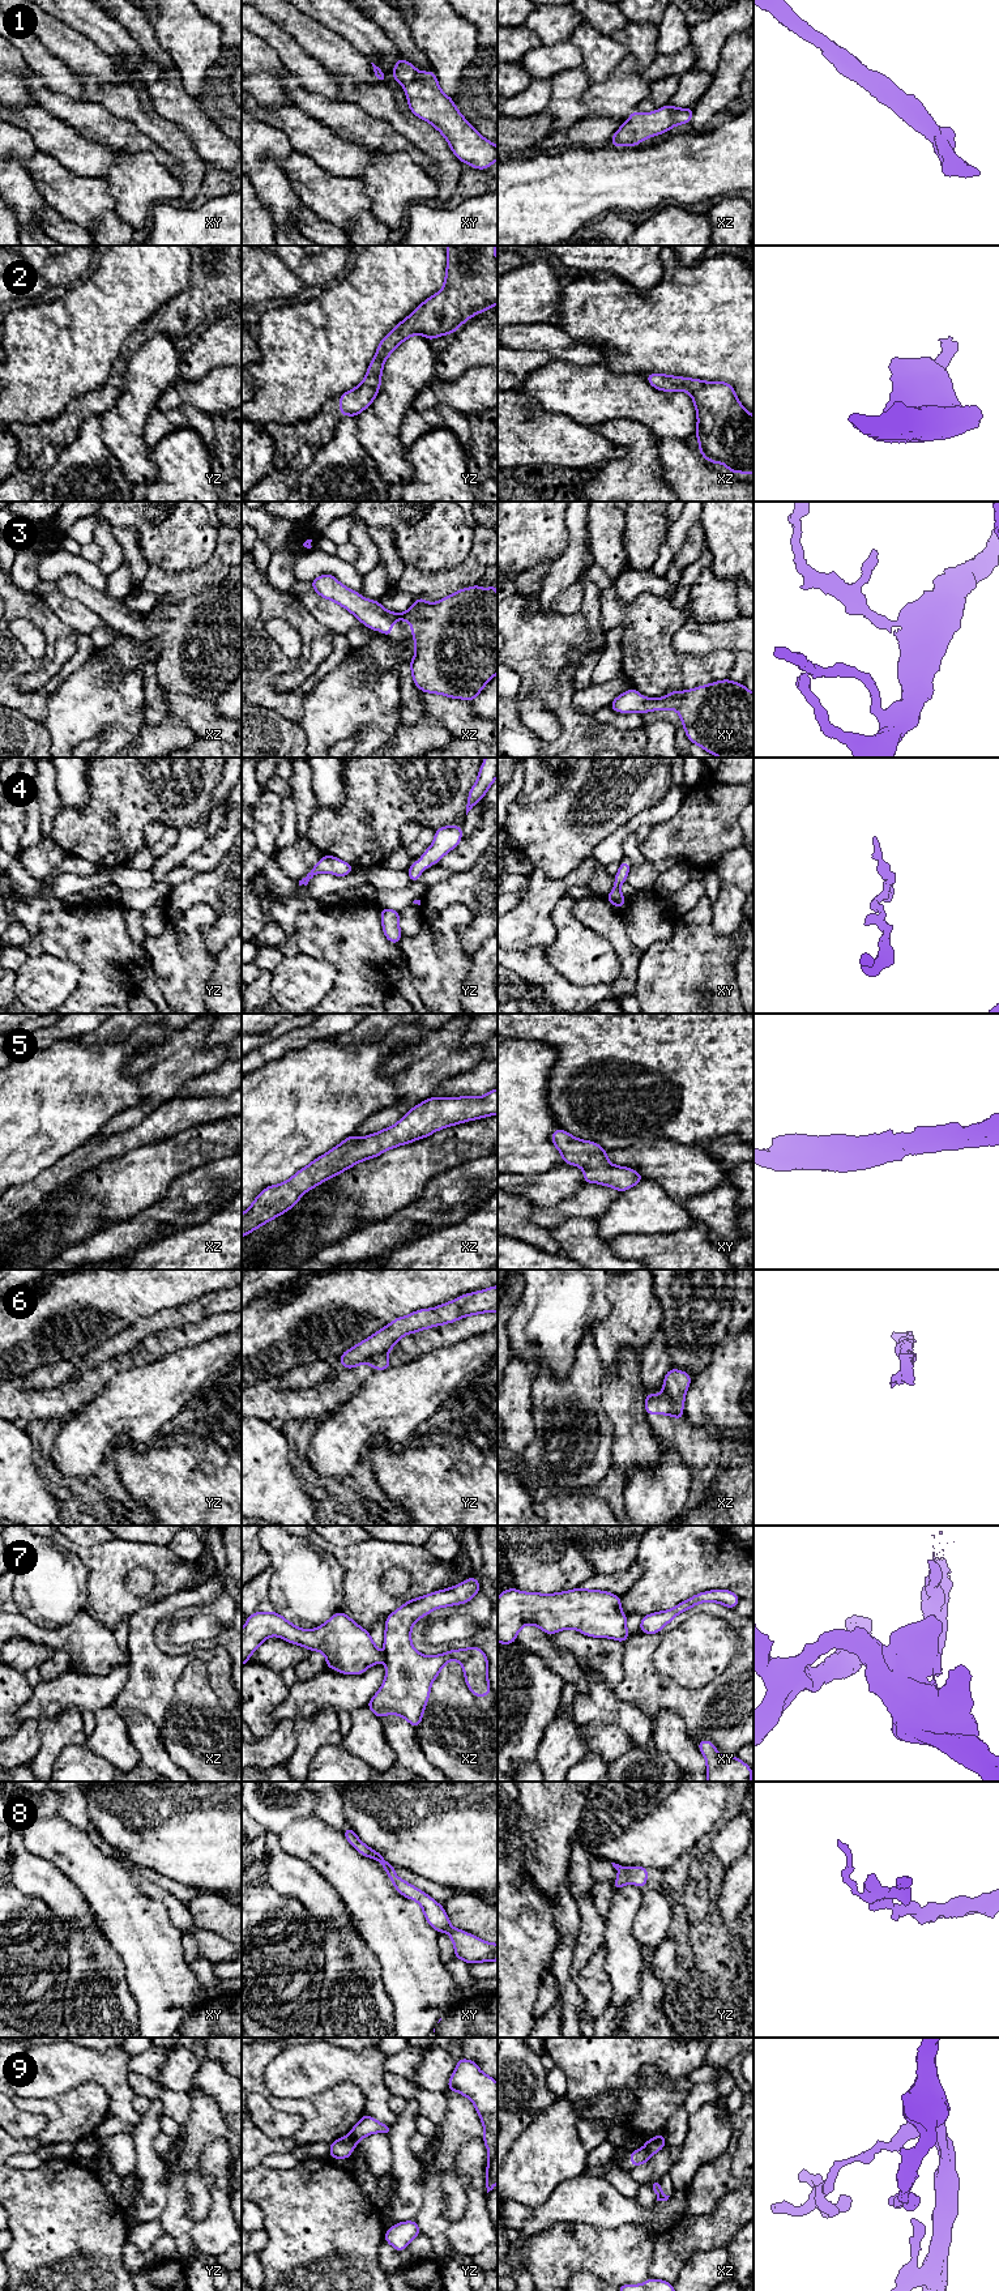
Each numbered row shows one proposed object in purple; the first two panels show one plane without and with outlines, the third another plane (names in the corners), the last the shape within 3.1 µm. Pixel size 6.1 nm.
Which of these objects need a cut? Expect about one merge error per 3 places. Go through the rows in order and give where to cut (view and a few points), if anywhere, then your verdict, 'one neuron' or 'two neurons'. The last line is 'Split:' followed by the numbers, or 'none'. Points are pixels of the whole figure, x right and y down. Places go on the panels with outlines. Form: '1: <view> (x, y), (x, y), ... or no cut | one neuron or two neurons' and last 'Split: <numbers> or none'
1: no cut | one neuron
2: no cut | one neuron
3: no cut | one neuron
4: no cut | one neuron
5: no cut | one neuron
6: xz (661, 1395), (682, 1409) | two neurons
7: no cut | one neuron
8: no cut | one neuron
9: yz (351, 2132), (358, 2141) | two neurons
Split: 6, 9

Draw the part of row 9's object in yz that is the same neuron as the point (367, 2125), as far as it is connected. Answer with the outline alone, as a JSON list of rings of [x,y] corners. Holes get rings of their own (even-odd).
[[[364,2113],[362,2119],[354,2125],[354,2128],[351,2129],[351,2133],[359,2141],[372,2133],[384,2133],[389,2136],[392,2129],[393,2129],[393,2125],[389,2126],[385,2124],[381,2124],[372,2116]]]

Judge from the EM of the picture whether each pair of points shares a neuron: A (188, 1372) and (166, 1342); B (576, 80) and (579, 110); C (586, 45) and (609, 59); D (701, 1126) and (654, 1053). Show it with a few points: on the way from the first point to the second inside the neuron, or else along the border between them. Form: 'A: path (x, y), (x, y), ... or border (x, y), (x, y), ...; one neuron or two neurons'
A: border (203, 1342), (174, 1349), (157, 1360), (145, 1362); two neurons
B: path (575, 88), (575, 102); one neuron
C: path (592, 45), (603, 54); one neuron
D: path (699, 1108), (697, 1097), (670, 1071); one neuron

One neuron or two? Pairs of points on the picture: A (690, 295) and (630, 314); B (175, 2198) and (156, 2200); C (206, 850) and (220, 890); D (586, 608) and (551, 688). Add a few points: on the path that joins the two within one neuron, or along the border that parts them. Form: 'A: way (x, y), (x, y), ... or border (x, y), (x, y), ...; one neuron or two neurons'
A: way (675, 310), (671, 314), (644, 314); one neuron
B: border (167, 2185), (167, 2205), (157, 2219); two neurons
C: border (227, 852), (213, 869), (196, 873); two neurons
D: border (580, 611), (585, 623), (593, 631), (601, 632); two neurons

